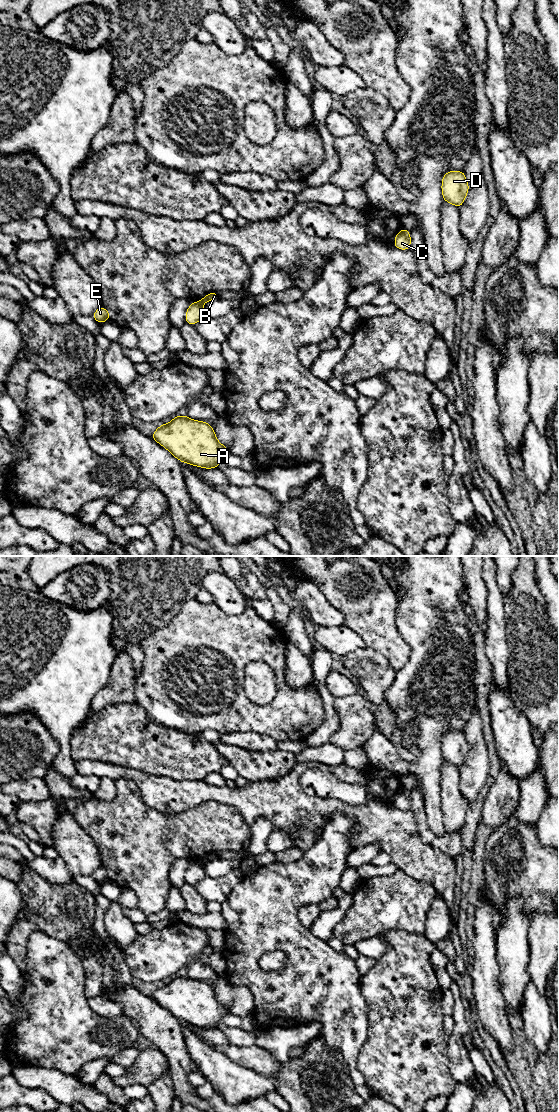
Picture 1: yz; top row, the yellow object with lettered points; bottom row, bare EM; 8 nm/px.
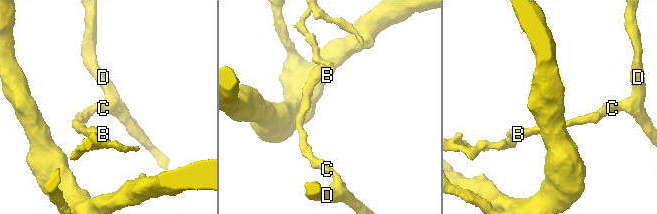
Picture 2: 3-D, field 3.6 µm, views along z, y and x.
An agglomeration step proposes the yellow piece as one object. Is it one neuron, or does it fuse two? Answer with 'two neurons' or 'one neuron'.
two neurons

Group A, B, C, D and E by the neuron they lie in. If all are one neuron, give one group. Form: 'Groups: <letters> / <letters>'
Groups: A E / B C D

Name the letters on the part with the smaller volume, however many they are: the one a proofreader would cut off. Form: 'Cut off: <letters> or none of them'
Cut off: B, C, D

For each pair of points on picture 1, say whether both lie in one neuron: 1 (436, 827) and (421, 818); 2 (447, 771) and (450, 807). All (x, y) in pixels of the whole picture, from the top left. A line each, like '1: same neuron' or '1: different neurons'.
1: different neurons
2: same neuron

